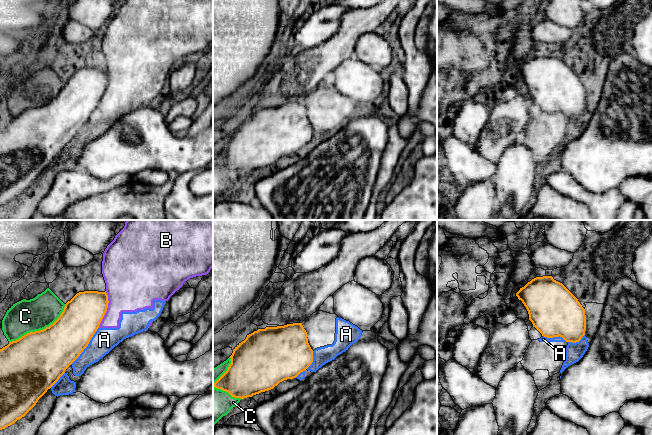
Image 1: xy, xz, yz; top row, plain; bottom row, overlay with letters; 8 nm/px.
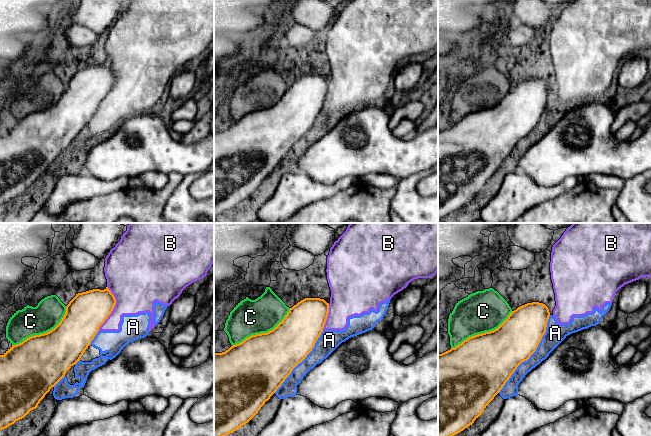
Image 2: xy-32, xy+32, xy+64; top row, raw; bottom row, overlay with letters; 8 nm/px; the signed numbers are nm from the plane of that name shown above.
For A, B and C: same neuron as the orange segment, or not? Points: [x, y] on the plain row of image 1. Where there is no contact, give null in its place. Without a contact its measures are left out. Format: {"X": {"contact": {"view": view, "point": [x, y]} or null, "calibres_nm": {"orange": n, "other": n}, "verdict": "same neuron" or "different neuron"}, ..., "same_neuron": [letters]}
{"A": {"contact": {"view": "yz", "point": [564, 115]}, "calibres_nm": {"orange": 400, "other": 50}, "verdict": "different neuron"}, "B": {"contact": {"view": "xy", "point": [106, 85]}, "calibres_nm": {"orange": 320, "other": 360}, "verdict": "different neuron"}, "C": {"contact": {"view": "xy", "point": [40, 106]}, "calibres_nm": {"orange": 460, "other": 260}, "verdict": "different neuron"}, "same_neuron": []}

